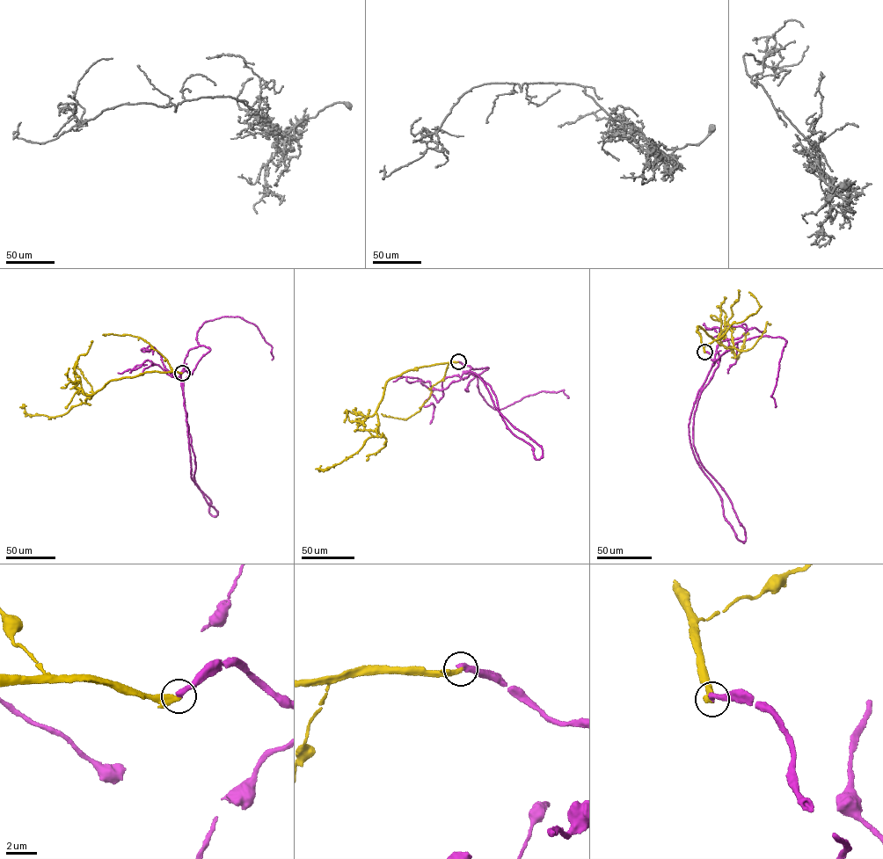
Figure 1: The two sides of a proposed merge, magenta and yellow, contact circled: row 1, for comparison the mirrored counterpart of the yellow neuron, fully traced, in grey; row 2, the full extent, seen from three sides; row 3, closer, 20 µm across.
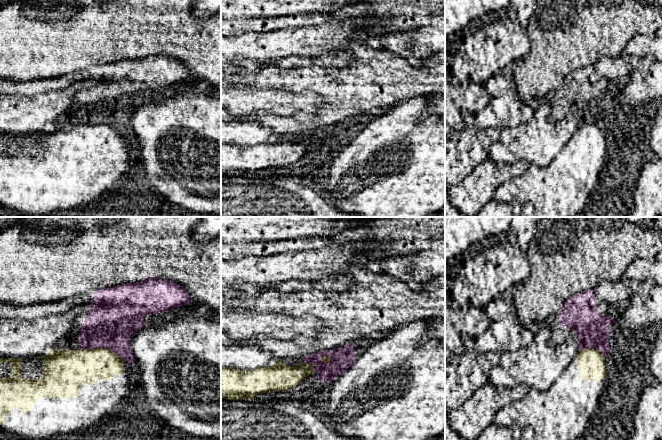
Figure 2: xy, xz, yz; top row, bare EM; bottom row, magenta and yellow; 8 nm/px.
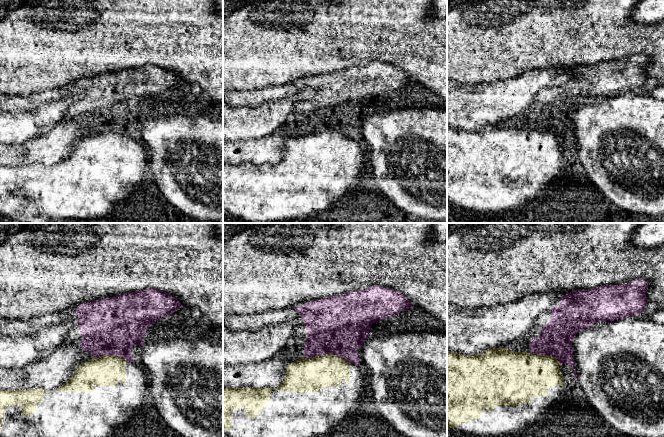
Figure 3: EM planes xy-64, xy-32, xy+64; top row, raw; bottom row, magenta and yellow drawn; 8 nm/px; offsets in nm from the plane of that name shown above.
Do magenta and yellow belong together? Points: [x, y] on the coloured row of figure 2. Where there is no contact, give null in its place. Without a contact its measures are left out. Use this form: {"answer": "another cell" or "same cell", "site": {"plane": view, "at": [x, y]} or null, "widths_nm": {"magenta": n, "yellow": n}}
{"answer": "another cell", "site": {"plane": "xy", "at": [101, 347]}, "widths_nm": {"magenta": 400, "yellow": 300}}

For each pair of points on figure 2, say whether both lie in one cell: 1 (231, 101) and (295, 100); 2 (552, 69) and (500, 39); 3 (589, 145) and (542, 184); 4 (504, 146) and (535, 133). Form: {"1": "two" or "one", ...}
{"1": "one", "2": "two", "3": "one", "4": "one"}

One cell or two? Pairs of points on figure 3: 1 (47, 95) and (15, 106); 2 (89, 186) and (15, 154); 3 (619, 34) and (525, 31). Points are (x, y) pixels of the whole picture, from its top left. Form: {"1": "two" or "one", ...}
{"1": "one", "2": "two", "3": "one"}

